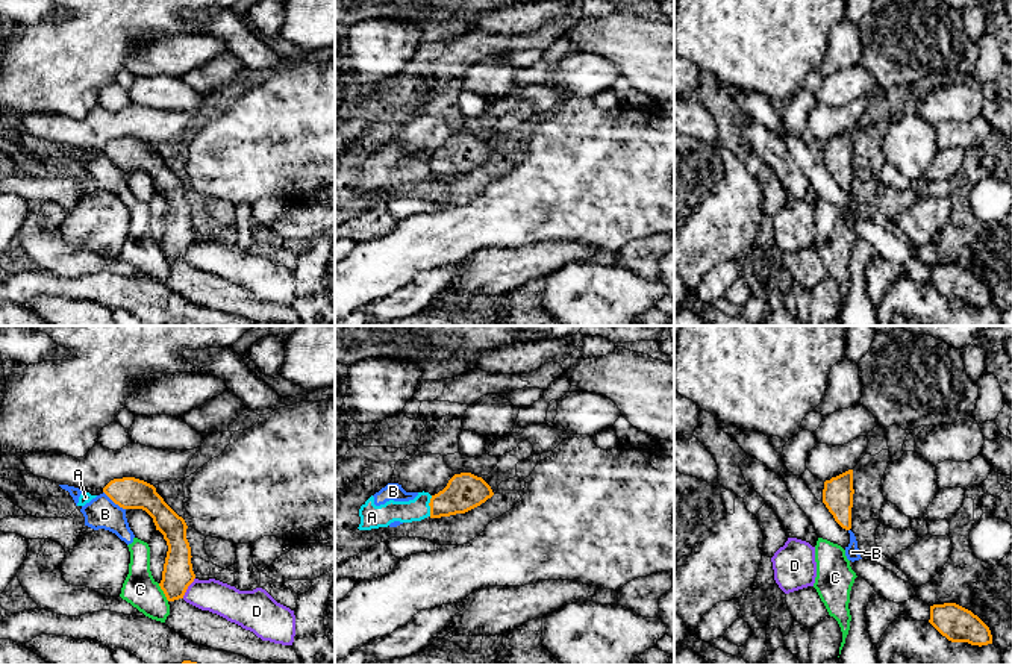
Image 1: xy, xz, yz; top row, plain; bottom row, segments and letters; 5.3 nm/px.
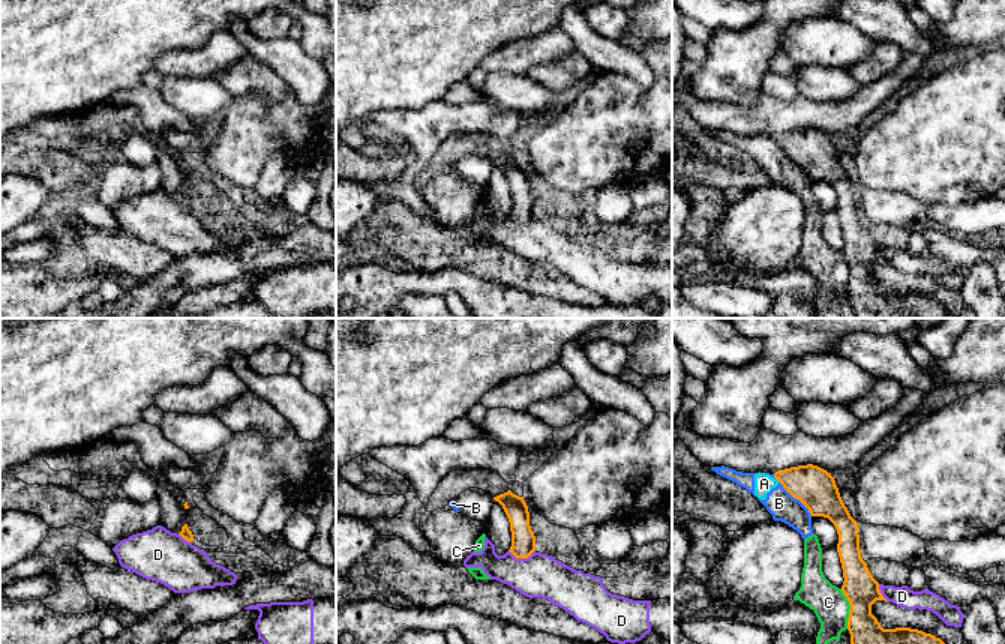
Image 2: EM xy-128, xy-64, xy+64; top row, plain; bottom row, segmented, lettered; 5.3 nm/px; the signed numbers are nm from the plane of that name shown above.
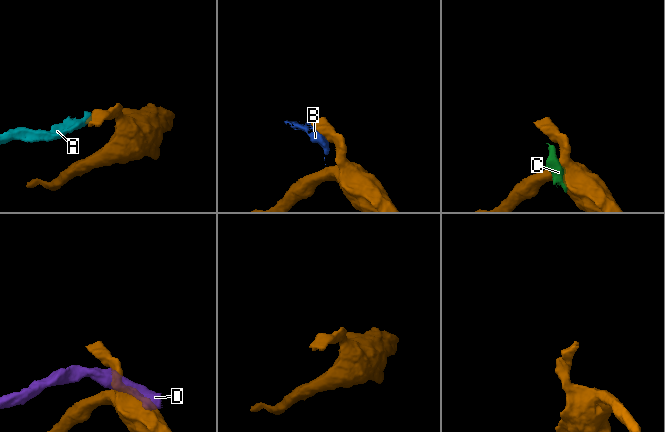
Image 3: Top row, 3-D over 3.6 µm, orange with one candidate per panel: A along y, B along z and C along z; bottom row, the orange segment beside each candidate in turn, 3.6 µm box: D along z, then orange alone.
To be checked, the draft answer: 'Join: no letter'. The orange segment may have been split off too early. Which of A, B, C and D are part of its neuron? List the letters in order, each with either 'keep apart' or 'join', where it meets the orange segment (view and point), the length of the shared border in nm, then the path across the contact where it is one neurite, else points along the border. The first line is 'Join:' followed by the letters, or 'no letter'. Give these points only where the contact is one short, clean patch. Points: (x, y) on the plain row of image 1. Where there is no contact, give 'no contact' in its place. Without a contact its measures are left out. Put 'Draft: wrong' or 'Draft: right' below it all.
Join: no letter
A: keep apart | xz (429, 165) | 110 nm | along xz (432, 156), (429, 176)
B: keep apart | xy (114, 162) | 160 nm | along xy (103, 152), (124, 170)
C: keep apart | xy (164, 253) | 110 nm
D: keep apart | xy (187, 249) | 130 nm
Draft: right

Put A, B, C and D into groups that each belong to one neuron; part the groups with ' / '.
A B C / D

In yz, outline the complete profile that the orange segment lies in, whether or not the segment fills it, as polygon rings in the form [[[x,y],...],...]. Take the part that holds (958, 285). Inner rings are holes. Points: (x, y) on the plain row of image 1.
[[[956,264],[930,267],[929,283],[951,303],[979,308],[992,304],[989,288],[971,271]]]

